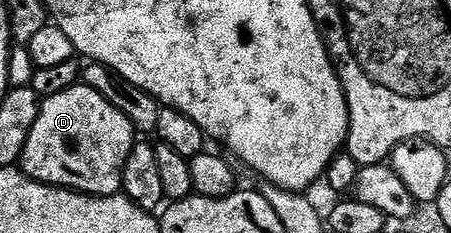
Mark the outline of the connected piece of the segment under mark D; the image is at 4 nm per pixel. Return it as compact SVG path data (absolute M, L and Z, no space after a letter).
M75 84L39 105L39 117L29 130L29 142L21 154L18 167L29 178L42 184L54 184L56 188L69 188L72 192L86 192L88 196L117 196L123 186L123 167L137 136L131 129L132 117L119 109L118 103L106 100L95 88L87 84Z

